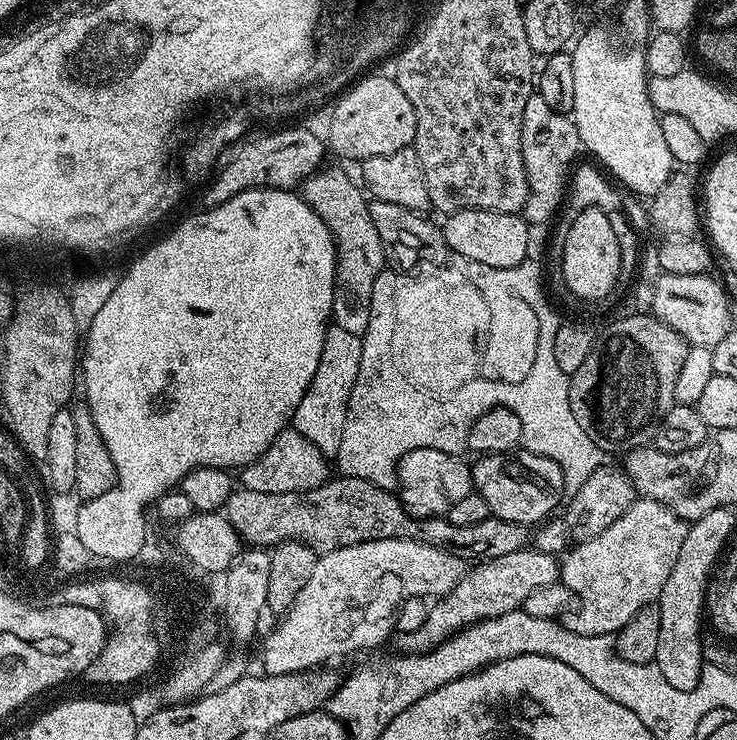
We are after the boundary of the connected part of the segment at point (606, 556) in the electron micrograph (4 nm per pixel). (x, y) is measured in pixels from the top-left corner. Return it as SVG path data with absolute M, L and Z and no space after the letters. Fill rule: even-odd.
M638 498L607 530L602 530L598 538L579 541L575 546L563 553L560 560L559 581L572 592L573 597L580 600L580 609L569 611L566 616L566 627L578 634L591 636L612 636L618 634L642 610L642 606L656 604L662 594L662 586L666 586L666 578L670 578L670 570L674 570L674 562L678 562L678 553L682 551L682 542L688 533L688 524L681 516L674 514L662 502L654 502Z

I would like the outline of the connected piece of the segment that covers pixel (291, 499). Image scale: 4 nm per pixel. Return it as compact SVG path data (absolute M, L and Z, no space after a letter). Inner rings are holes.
M337 475L314 490L290 494L258 494L258 490L246 490L240 486L230 494L222 512L228 517L230 526L234 526L241 541L248 543L249 540L252 544L261 544L265 550L277 544L283 544L285 540L302 542L313 548L317 554L333 552L342 546L354 546L375 540L417 540L420 544L429 544L432 548L447 548L461 557L473 556L473 561L483 562L502 558L502 554L514 554L514 550L522 550L530 544L530 532L525 525L499 520L494 515L489 516L486 522L476 523L475 526L454 526L454 522L450 522L443 516L411 516L404 509L404 503L395 491L353 476Z

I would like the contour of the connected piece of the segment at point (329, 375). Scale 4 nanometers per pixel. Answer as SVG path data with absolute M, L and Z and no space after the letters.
M329 327L322 346L322 358L318 358L318 370L314 370L314 378L310 378L310 386L306 394L302 394L302 402L298 402L292 415L291 427L302 434L302 438L314 442L314 446L329 458L335 457L342 442L342 426L346 426L350 390L354 390L354 382L358 382L363 345L363 339L350 334L350 330Z

